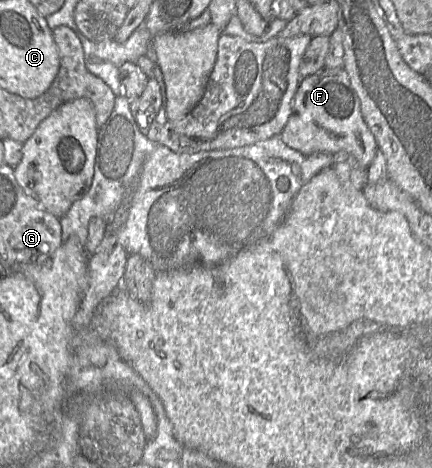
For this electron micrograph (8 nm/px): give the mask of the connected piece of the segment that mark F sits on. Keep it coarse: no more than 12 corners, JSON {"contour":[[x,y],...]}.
{"contour":[[343,67],[299,82],[279,136],[304,155],[378,151]]}

